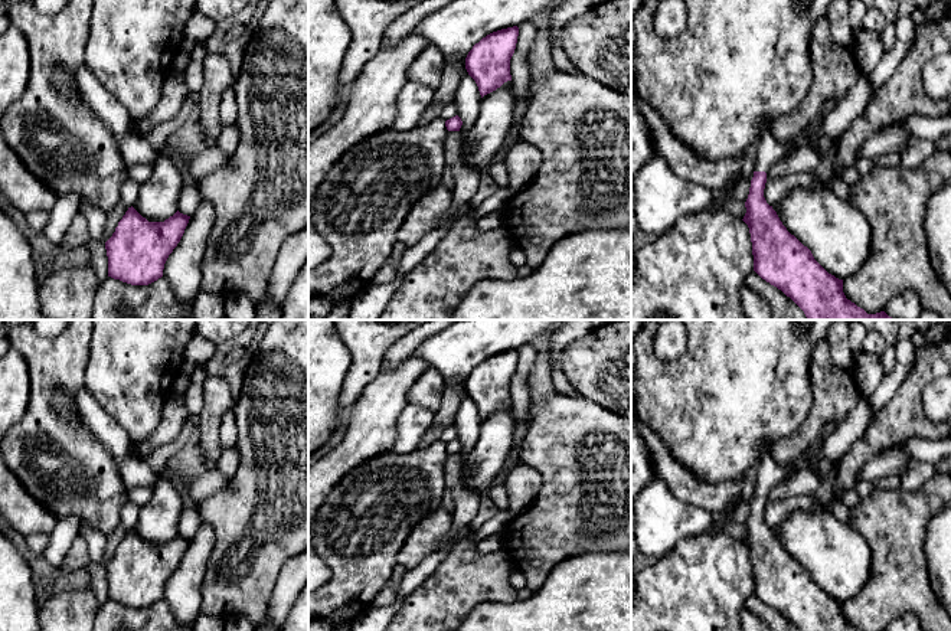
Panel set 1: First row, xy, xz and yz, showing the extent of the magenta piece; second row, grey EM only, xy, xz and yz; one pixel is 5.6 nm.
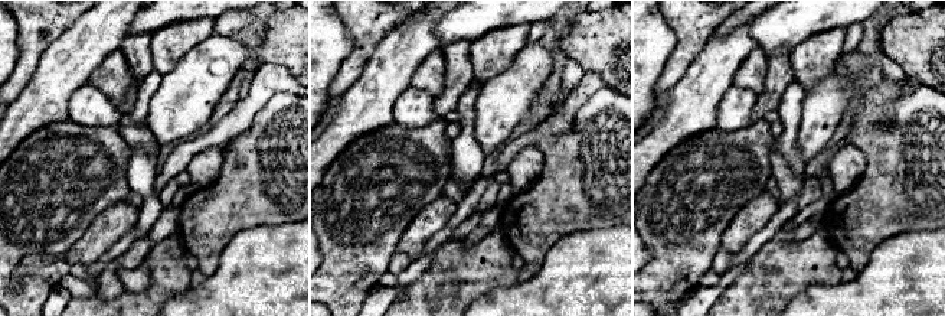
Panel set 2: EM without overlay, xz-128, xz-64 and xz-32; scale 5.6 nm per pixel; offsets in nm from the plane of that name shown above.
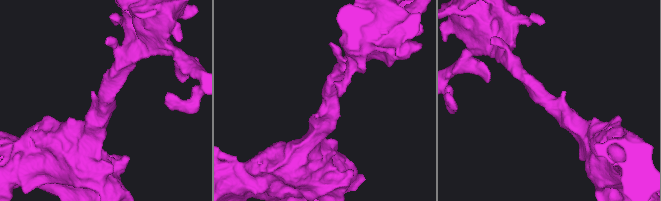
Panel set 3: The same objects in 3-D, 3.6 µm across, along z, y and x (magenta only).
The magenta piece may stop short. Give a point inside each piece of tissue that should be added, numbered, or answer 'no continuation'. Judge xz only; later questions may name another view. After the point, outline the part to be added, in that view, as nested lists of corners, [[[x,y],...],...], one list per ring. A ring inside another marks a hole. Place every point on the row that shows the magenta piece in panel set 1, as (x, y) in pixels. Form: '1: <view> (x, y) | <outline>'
no continuation

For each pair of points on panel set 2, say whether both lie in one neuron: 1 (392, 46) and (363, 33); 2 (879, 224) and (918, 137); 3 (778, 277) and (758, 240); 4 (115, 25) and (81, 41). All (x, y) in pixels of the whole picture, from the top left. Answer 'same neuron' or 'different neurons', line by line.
1: different neurons
2: same neuron
3: different neurons
4: same neuron

